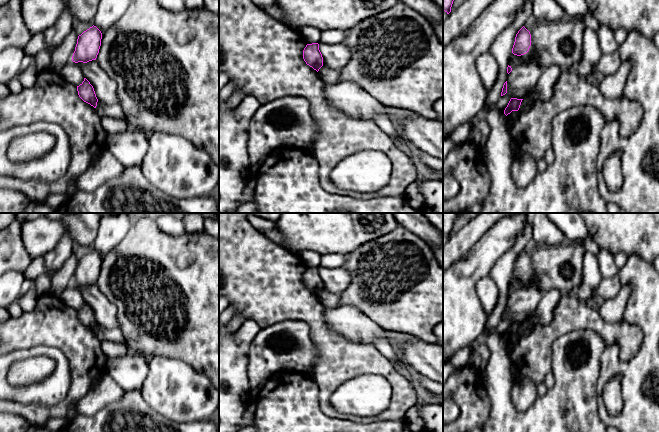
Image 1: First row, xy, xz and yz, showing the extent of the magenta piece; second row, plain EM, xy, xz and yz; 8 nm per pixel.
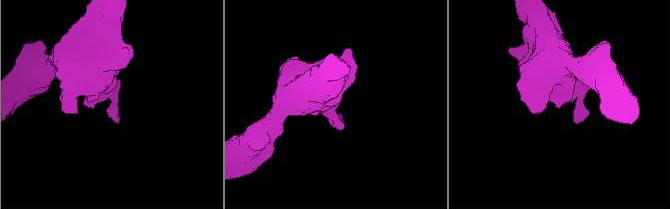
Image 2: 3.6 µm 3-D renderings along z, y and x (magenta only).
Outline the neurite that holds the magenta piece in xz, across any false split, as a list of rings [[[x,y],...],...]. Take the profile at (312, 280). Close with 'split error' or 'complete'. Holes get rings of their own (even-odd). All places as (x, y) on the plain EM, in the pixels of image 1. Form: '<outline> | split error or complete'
[[[307,268],[303,274],[303,283],[307,289],[318,296],[323,290],[323,281],[319,274],[319,268]]] | complete

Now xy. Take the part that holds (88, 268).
[[[94,249],[84,255],[78,260],[72,285],[87,287],[96,284],[101,270],[101,263],[101,255]]] | complete

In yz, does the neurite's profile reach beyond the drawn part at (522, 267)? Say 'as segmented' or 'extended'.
as segmented

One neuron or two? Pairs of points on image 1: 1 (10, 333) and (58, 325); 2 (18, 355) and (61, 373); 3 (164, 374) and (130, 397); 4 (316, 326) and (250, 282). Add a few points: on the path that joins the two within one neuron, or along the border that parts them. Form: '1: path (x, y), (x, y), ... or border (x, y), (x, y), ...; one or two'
1: path (22, 332), (36, 327), (46, 327); one
2: path (31, 352), (51, 352), (59, 360); one
3: border (140, 390), (141, 397), (153, 410); two
4: path (300, 309), (291, 300), (267, 286); one

